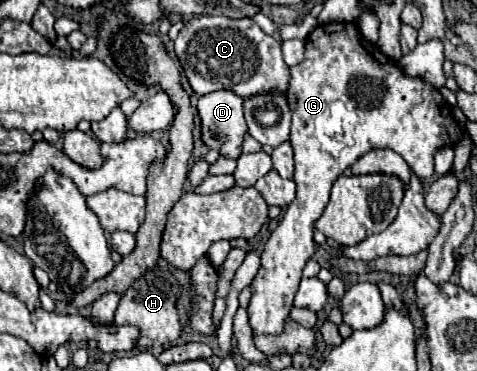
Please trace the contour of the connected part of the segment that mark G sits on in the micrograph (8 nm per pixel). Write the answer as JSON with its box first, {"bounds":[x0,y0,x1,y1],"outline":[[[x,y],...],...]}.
{"bounds":[249,22,461,334],"outline":[[[329,22],[319,24],[311,30],[305,40],[305,58],[289,70],[287,100],[293,114],[291,122],[291,144],[295,150],[295,184],[297,198],[289,204],[283,220],[277,224],[269,236],[265,250],[261,254],[261,268],[251,282],[251,302],[249,302],[249,324],[255,334],[279,334],[283,330],[285,318],[293,308],[293,298],[299,288],[299,280],[307,260],[315,252],[313,224],[323,214],[333,180],[343,174],[357,158],[361,158],[371,148],[391,148],[403,156],[403,160],[413,168],[419,178],[431,178],[435,150],[447,144],[457,144],[461,132],[451,118],[451,106],[441,98],[439,90],[421,78],[407,76],[399,64],[387,58],[375,44],[367,42],[355,22]]]}

